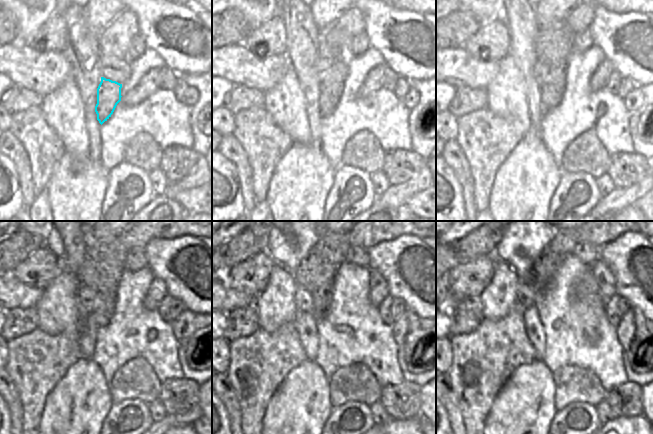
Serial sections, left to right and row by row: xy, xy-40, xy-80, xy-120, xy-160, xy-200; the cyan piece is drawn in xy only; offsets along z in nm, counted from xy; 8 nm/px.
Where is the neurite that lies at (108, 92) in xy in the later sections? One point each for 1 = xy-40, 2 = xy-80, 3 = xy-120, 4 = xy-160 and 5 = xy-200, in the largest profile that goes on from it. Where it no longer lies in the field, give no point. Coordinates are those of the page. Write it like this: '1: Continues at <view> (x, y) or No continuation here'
1: Continues at xy-40 (330, 90)
2: Continues at xy-80 (554, 44)
3: Continues at xy-120 (103, 264)
4: Continues at xy-160 (316, 272)
5: Continues at xy-200 (561, 245)

